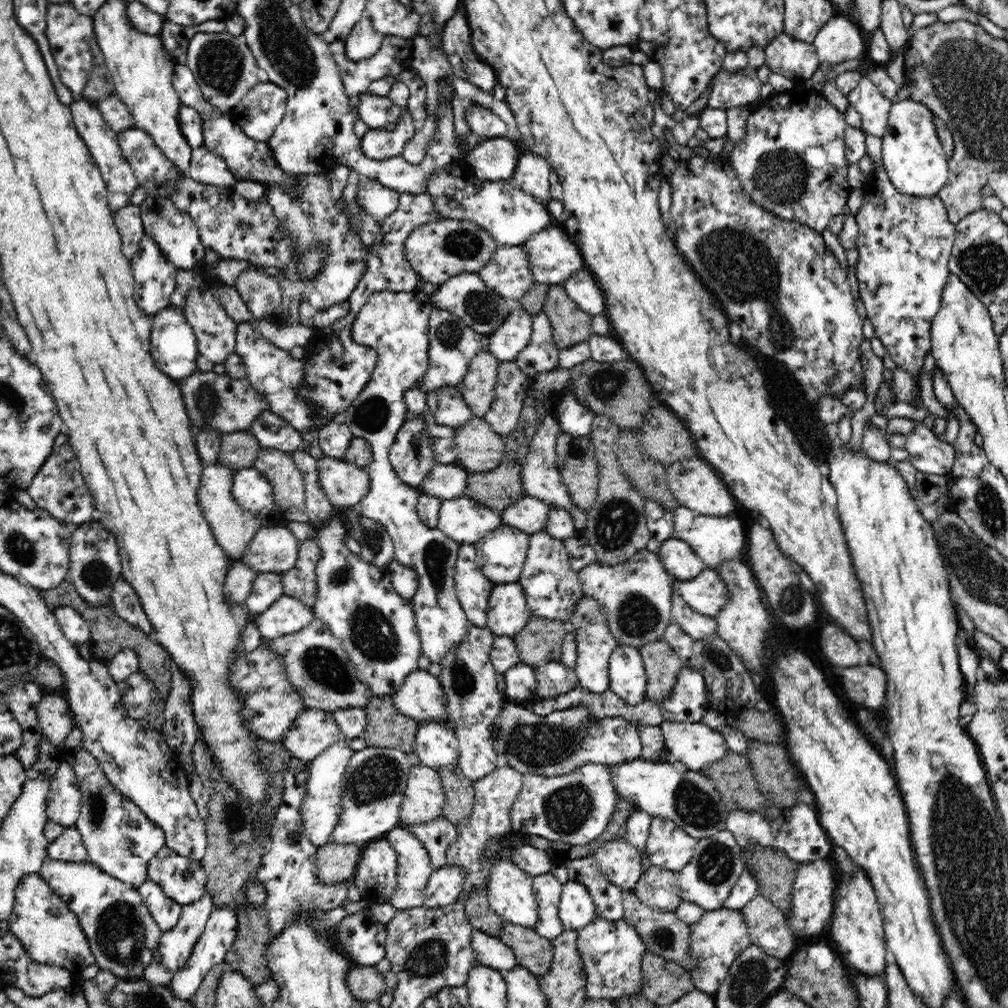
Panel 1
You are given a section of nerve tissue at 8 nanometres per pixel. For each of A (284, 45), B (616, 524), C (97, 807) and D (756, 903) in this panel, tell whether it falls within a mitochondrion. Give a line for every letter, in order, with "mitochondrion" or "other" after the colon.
A: mitochondrion
B: mitochondrion
C: mitochondrion
D: other

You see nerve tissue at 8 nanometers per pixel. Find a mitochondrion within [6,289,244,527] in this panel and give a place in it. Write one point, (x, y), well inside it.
(208, 394)

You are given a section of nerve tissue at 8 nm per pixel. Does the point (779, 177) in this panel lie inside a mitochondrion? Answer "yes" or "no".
yes

